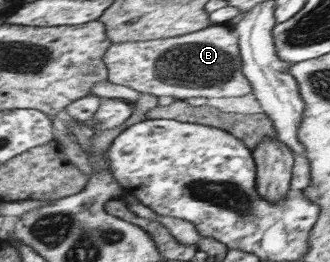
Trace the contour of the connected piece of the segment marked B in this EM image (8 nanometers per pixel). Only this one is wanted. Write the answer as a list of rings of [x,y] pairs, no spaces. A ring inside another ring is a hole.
[[[211,25],[189,34],[157,38],[143,42],[111,42],[103,62],[109,70],[109,82],[123,85],[138,93],[172,96],[177,100],[203,97],[243,96],[252,92],[242,73],[238,35],[227,25]]]

